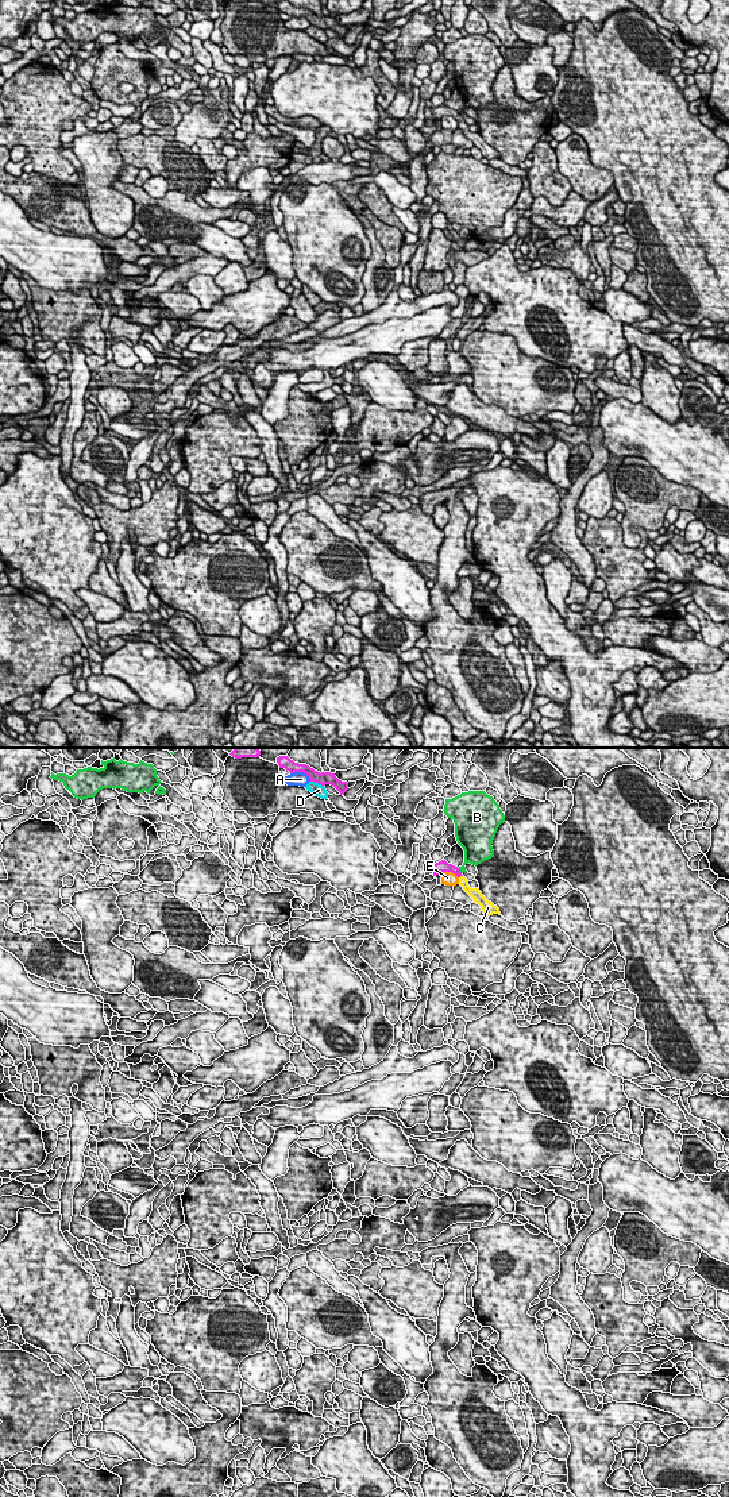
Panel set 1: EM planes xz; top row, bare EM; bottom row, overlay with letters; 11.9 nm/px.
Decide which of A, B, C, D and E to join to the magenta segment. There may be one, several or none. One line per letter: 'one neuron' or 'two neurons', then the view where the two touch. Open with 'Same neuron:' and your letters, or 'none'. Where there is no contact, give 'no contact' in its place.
Same neuron: C
A: two neurons; meets magenta in xz
B: two neurons; meets magenta in xz
C: one neuron; meets magenta in xz
D: two neurons; meets magenta in xz
E: two neurons; meets magenta in xz

